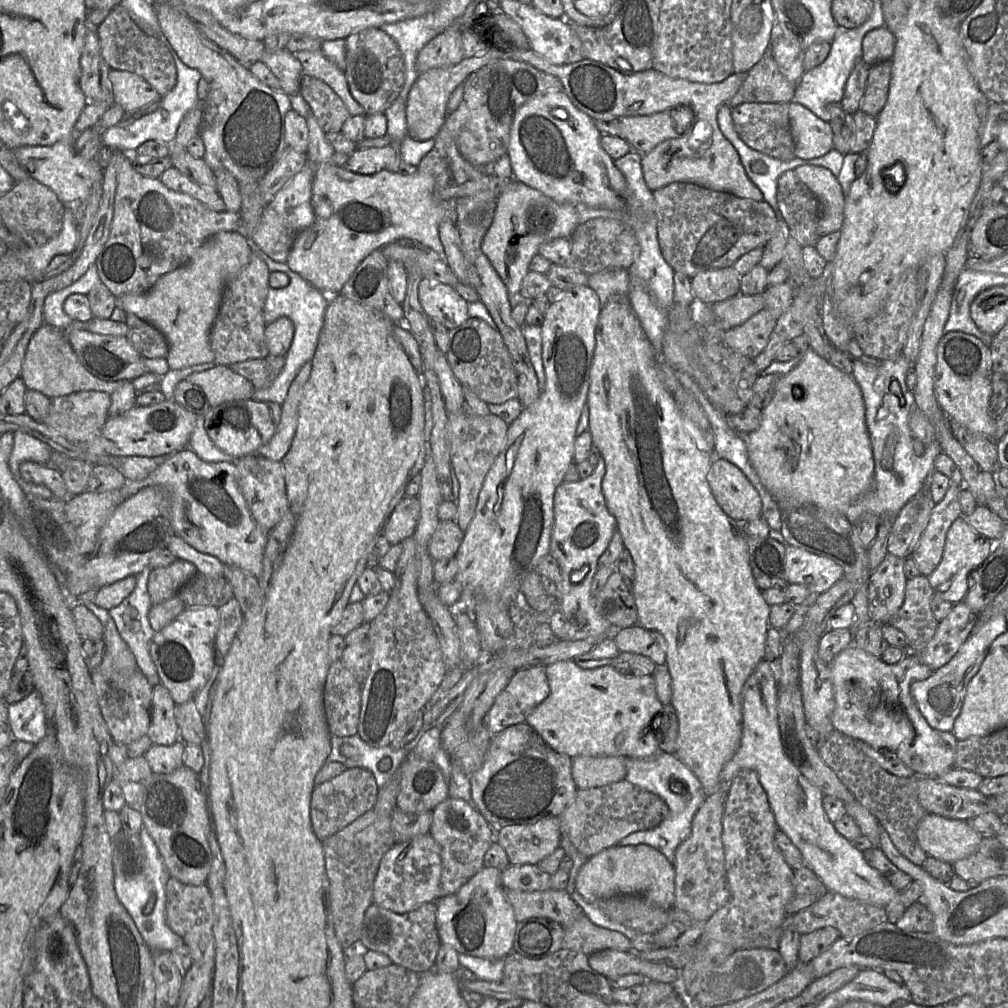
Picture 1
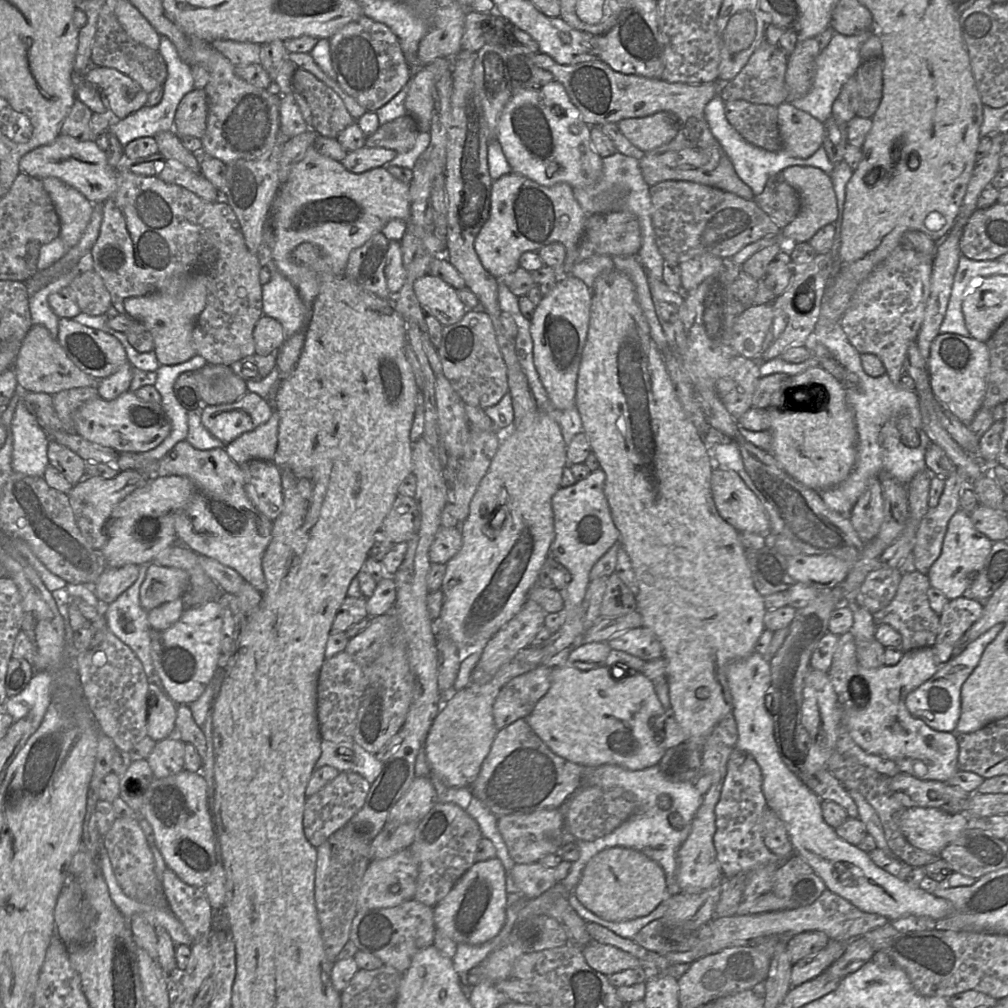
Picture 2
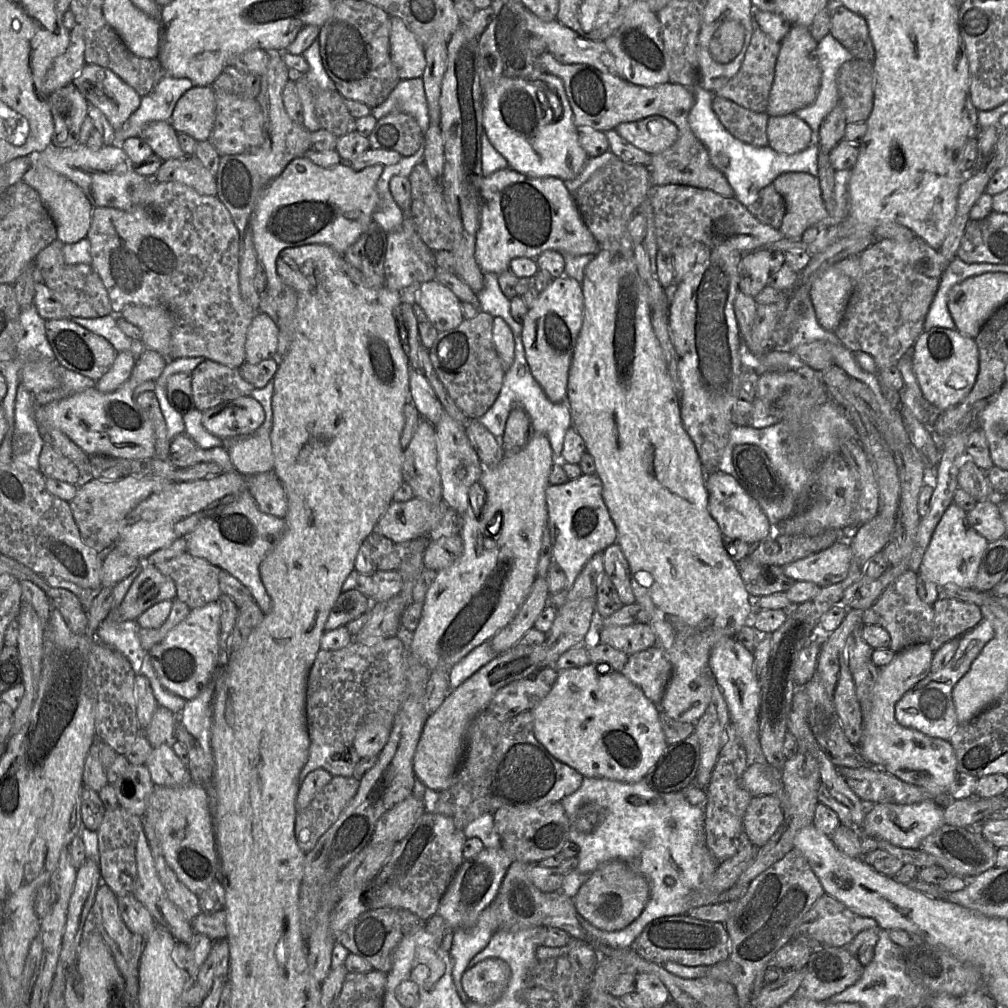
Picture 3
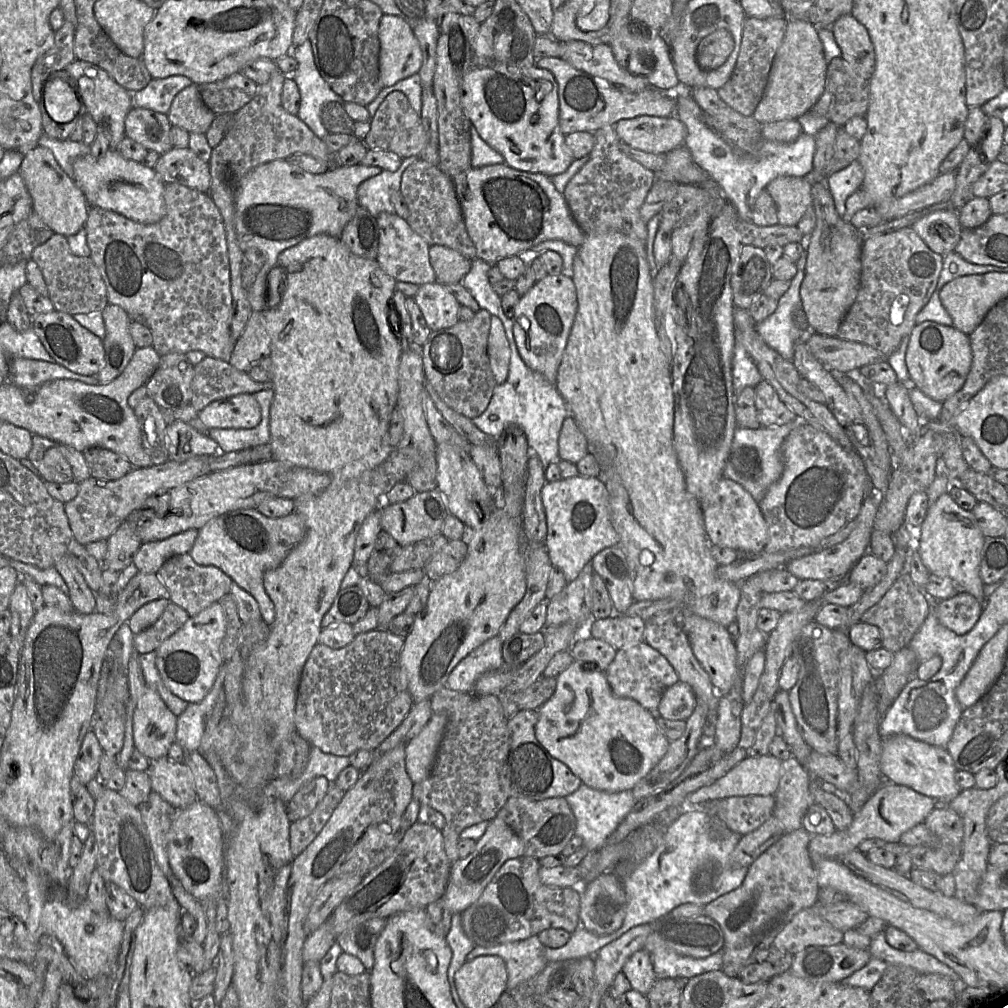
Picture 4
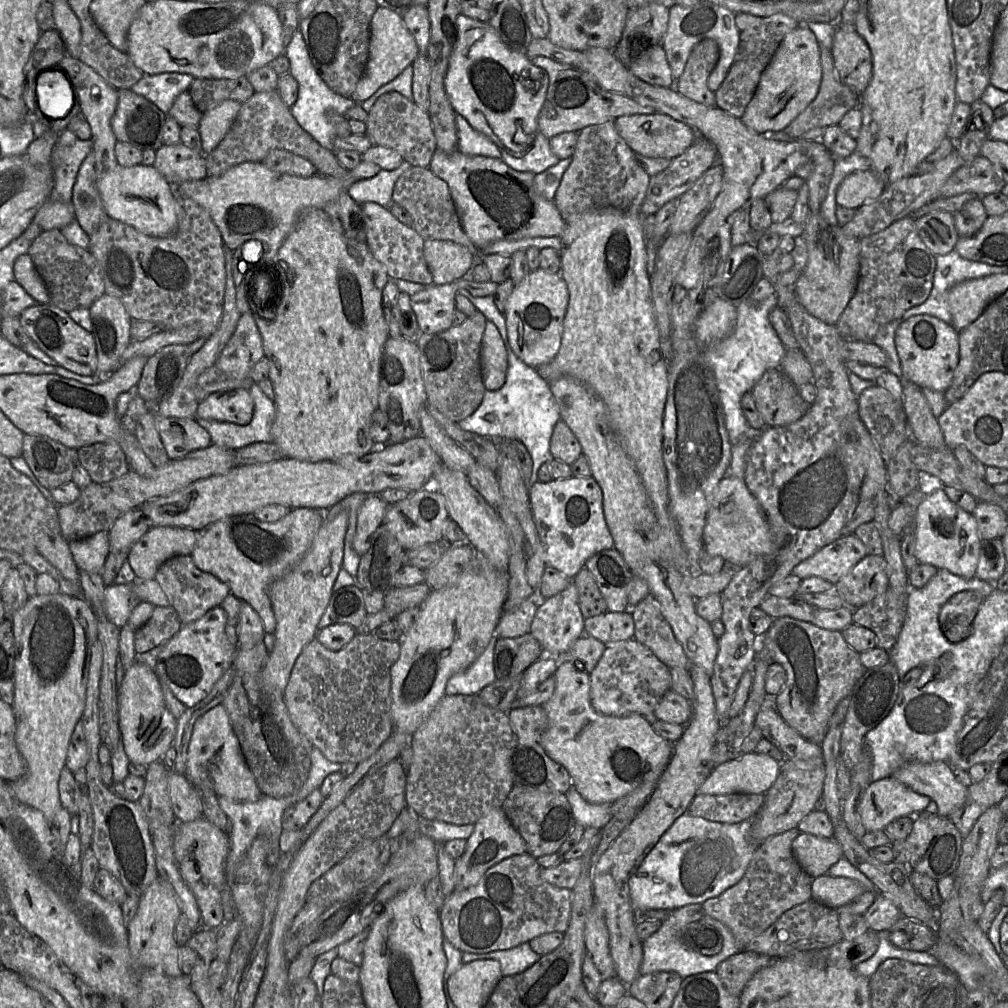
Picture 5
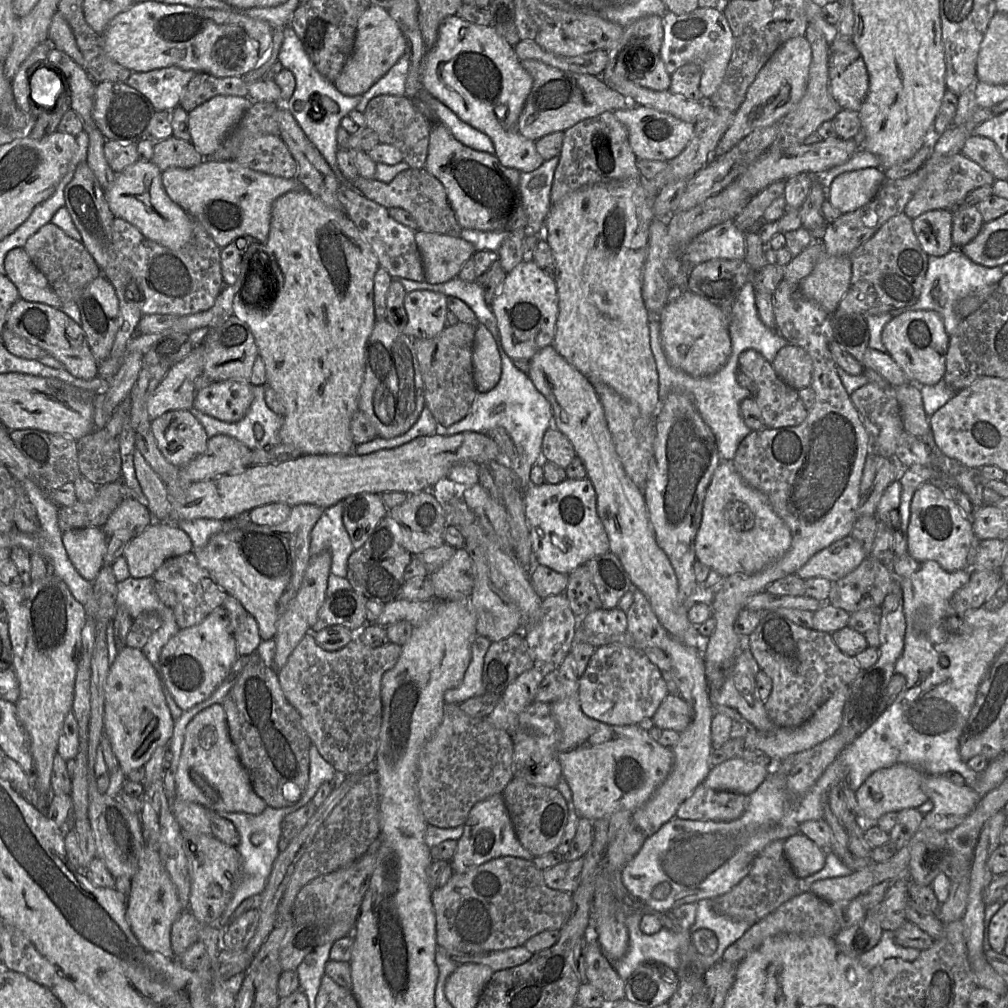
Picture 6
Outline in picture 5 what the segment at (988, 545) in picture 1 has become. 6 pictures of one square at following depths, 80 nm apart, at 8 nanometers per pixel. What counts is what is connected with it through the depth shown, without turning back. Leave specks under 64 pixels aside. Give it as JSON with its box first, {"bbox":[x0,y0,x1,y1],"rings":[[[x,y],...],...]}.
{"bbox":[915,489,982,579],"rings":[[[943,489],[925,495],[915,512],[915,550],[919,563],[946,569],[954,575],[971,579],[976,576],[982,539],[973,514],[952,502]]]}

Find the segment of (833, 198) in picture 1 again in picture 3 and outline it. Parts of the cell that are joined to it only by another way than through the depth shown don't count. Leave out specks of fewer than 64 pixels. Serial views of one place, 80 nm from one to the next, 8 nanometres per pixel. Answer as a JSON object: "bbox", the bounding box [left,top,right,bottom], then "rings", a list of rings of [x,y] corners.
{"bbox":[773,172,829,240],"rings":[[[786,172],[773,182],[786,203],[786,213],[780,228],[789,240],[801,240],[809,227],[825,223],[829,214],[822,199],[819,178],[806,172]]]}

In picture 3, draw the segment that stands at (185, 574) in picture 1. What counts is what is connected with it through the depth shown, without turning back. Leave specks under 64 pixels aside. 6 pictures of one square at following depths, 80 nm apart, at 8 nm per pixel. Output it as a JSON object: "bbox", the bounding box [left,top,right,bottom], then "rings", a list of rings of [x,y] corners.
{"bbox":[119,564,176,621],"rings":[[[146,564],[120,604],[119,618],[123,621],[136,620],[153,605],[164,600],[174,600],[176,594],[174,581],[162,574],[155,565]]]}

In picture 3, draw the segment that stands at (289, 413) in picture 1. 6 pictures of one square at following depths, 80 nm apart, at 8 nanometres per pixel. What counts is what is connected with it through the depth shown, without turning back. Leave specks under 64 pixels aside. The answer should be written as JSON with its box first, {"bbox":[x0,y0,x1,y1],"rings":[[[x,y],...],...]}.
{"bbox":[228,429,274,476],"rings":[[[271,429],[266,433],[252,433],[232,443],[228,449],[234,468],[244,476],[274,469]]]}

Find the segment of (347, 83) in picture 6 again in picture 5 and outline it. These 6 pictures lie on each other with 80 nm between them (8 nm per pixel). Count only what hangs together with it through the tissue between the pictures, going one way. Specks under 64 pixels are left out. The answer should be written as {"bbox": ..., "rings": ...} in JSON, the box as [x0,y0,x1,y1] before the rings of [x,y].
{"bbox":[352,7,419,103],"rings":[[[378,7],[370,23],[369,59],[363,76],[357,83],[352,99],[358,103],[372,96],[381,86],[395,79],[419,55],[415,38],[409,32],[401,16],[383,7]]]}

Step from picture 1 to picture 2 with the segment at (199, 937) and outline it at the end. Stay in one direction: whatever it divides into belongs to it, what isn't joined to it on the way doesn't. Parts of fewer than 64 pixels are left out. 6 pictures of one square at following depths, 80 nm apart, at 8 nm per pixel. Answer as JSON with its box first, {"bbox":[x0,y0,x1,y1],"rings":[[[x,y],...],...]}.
{"bbox":[162,868,212,940],"rings":[[[170,868],[162,875],[162,885],[169,909],[195,940],[212,933],[212,907],[204,888],[182,881]]]}

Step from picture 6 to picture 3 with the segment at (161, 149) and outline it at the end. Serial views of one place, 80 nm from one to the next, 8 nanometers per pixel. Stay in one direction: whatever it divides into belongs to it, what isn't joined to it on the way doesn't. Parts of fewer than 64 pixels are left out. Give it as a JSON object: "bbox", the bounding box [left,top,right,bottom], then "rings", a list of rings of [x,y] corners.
{"bbox":[153,156,216,196],"rings":[[[195,156],[164,160],[153,177],[159,182],[179,182],[206,196],[216,196],[215,176]]]}

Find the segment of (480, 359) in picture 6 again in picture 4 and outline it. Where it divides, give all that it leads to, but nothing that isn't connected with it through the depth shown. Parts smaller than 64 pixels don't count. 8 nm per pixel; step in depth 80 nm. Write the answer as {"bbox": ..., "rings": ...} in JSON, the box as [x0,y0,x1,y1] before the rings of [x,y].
{"bbox":[487,316,511,385],"rings":[[[491,316],[487,353],[490,367],[497,385],[505,382],[509,373],[511,349],[502,321]]]}

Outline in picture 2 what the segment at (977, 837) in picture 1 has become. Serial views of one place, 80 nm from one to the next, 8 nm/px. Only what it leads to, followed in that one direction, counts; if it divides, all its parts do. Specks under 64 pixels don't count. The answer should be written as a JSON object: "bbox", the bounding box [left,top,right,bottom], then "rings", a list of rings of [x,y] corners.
{"bbox":[900,807,974,856],"rings":[[[908,807],[900,819],[900,829],[908,842],[936,856],[965,829],[971,827],[974,827],[973,820],[969,820],[963,813],[950,814],[933,807]]]}

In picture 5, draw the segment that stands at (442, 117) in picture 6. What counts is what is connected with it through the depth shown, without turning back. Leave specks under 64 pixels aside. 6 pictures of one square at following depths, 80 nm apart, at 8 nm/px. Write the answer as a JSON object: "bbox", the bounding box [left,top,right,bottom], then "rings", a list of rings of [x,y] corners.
{"bbox":[456,114,501,159],"rings":[[[456,114],[458,150],[466,155],[479,155],[501,159],[501,152],[495,143],[474,129],[460,114]]]}

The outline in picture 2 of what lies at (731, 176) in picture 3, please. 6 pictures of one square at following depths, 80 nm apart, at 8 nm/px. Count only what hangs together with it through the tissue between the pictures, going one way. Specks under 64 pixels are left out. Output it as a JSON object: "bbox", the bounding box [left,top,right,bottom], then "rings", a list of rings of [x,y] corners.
{"bbox":[705,95,834,196],"rings":[[[718,95],[714,97],[705,107],[705,118],[709,128],[722,146],[723,150],[731,160],[733,167],[739,178],[747,184],[755,196],[763,192],[768,179],[776,174],[781,174],[783,170],[791,166],[815,167],[831,175],[834,164],[829,160],[825,150],[820,147],[812,156],[806,159],[796,158],[785,151],[772,152],[758,148],[745,141],[739,133],[732,127],[725,115],[725,101]]]}

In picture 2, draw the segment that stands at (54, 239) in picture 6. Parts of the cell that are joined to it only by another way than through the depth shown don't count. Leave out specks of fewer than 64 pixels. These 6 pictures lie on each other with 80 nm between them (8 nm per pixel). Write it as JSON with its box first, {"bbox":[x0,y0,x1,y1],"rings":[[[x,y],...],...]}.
{"bbox":[67,270,112,316],"rings":[[[94,270],[75,277],[67,289],[81,313],[89,316],[102,316],[112,306],[110,294],[102,278]]]}

